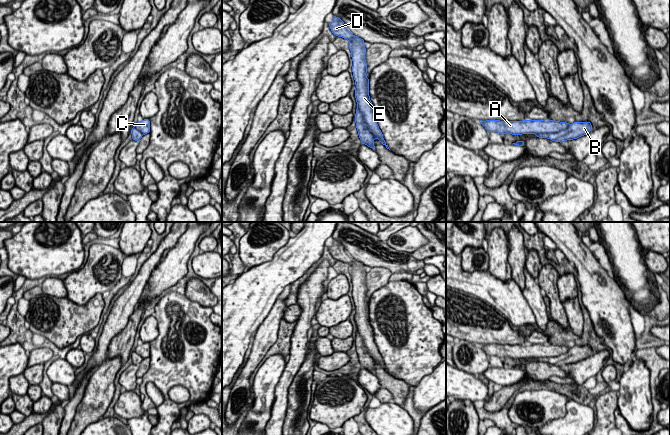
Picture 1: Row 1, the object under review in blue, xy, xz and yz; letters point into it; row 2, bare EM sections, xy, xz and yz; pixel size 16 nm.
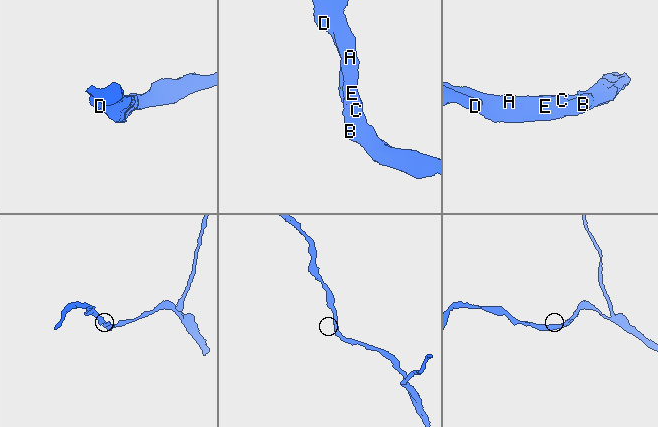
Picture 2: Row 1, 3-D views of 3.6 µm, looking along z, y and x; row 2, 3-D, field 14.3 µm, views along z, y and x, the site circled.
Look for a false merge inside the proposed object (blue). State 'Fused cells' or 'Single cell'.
Single cell

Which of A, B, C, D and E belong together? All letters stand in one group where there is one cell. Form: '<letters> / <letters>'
A B C D E

